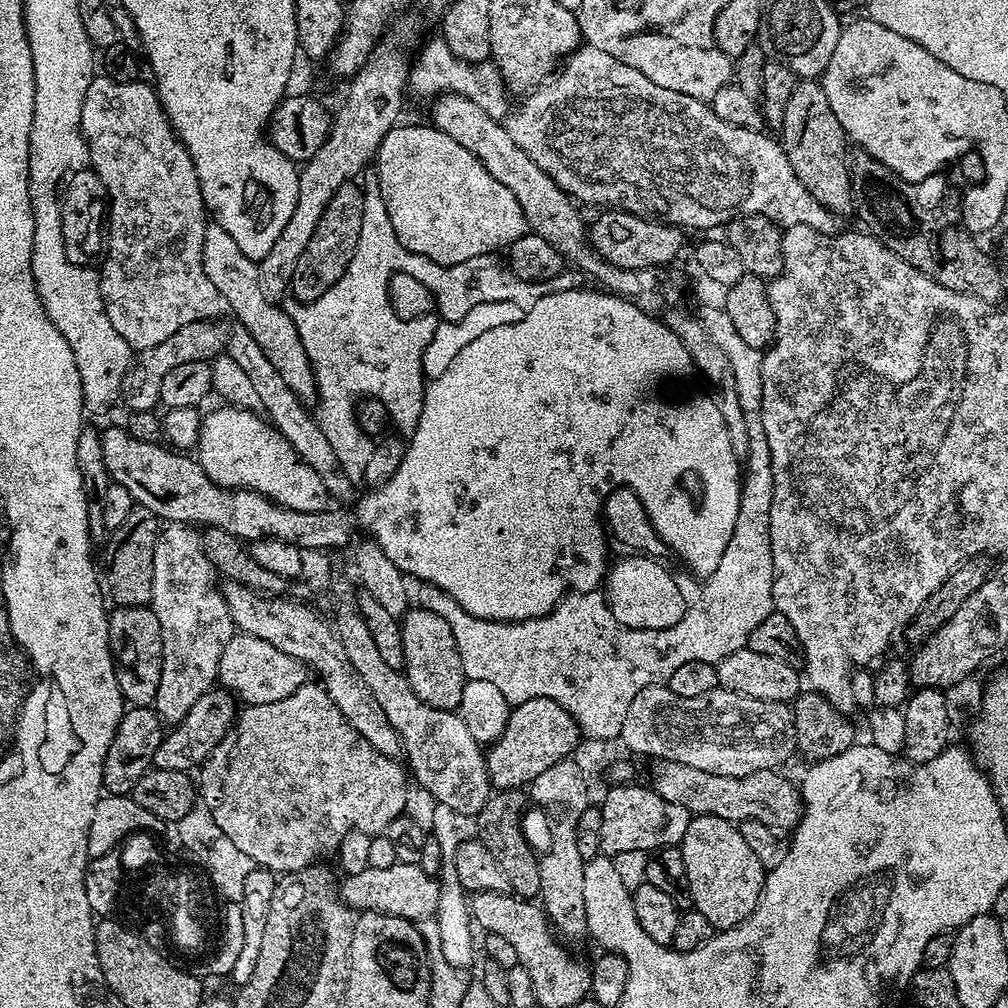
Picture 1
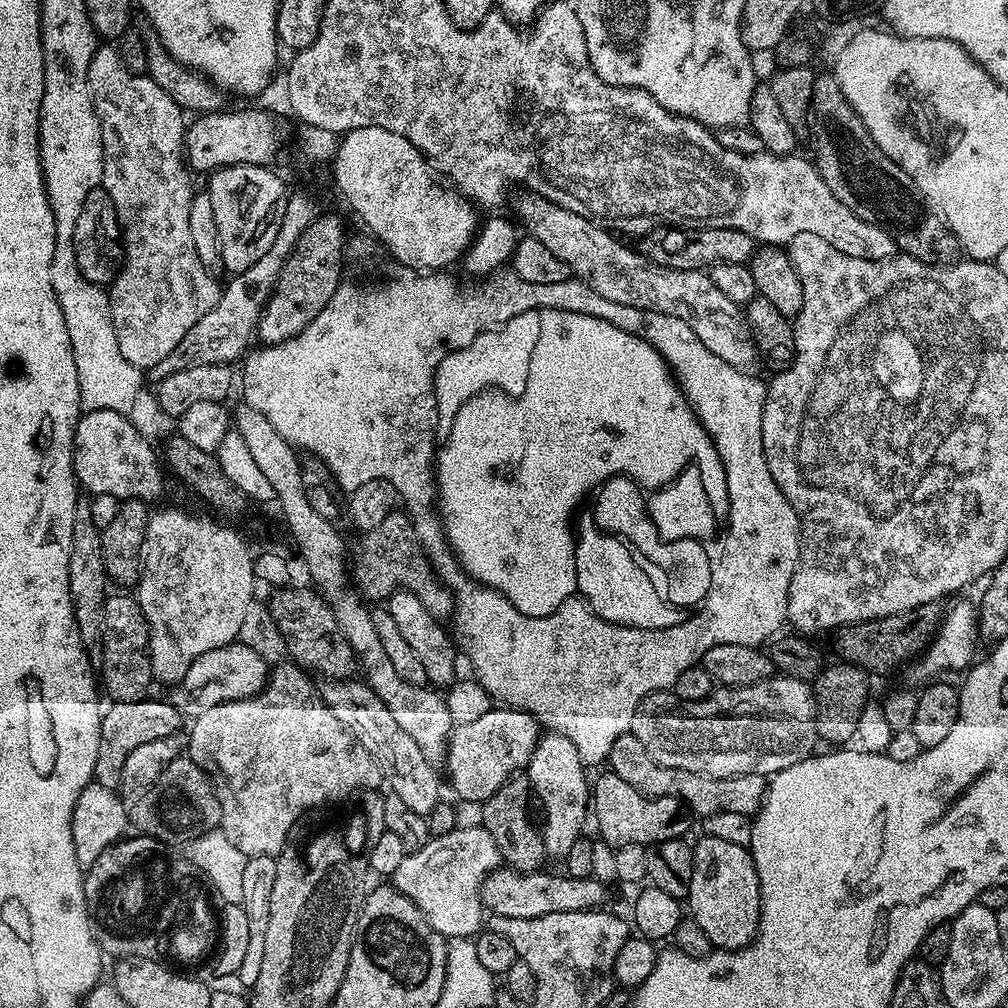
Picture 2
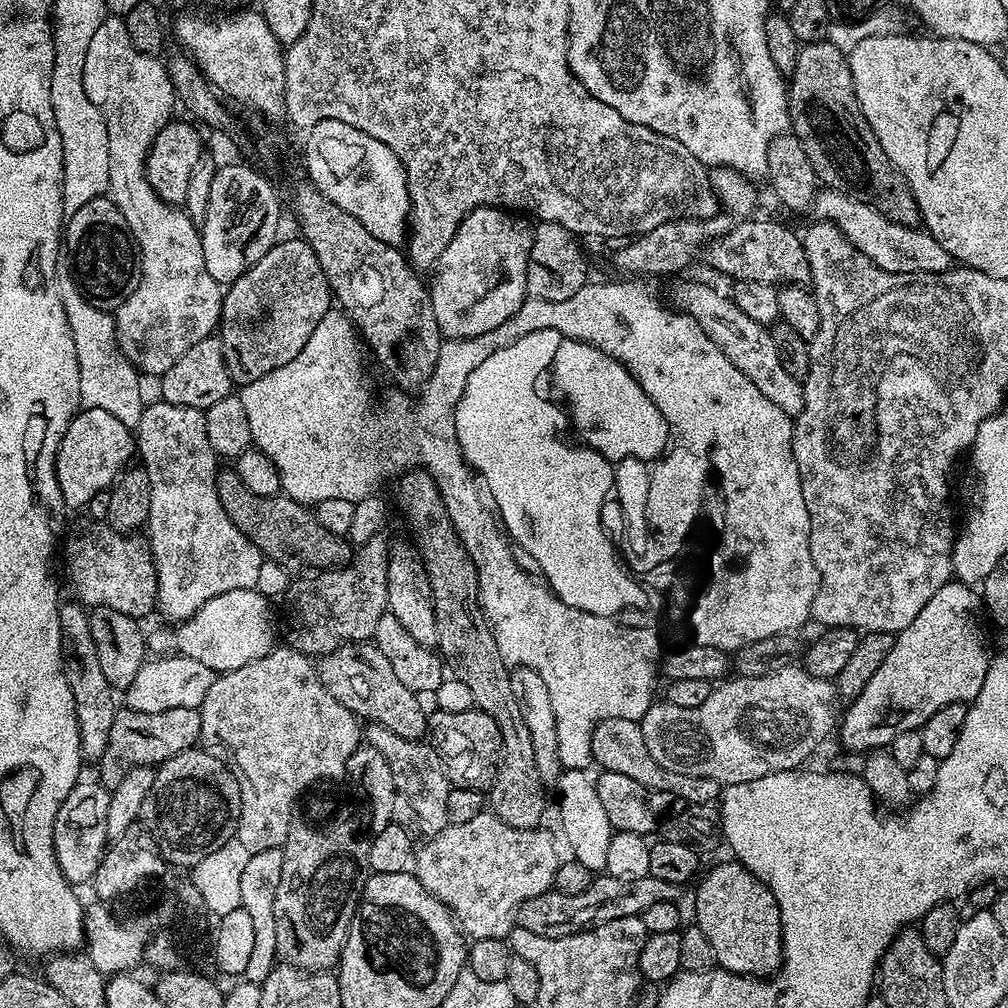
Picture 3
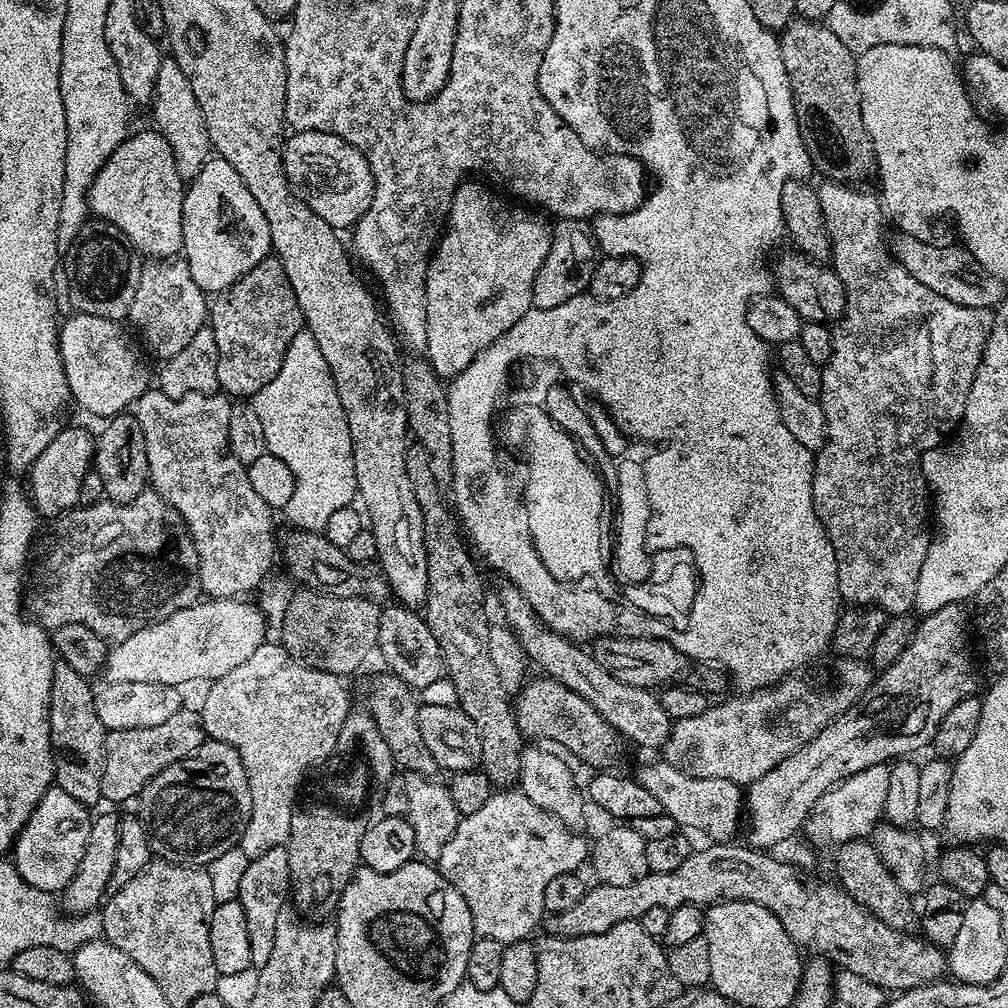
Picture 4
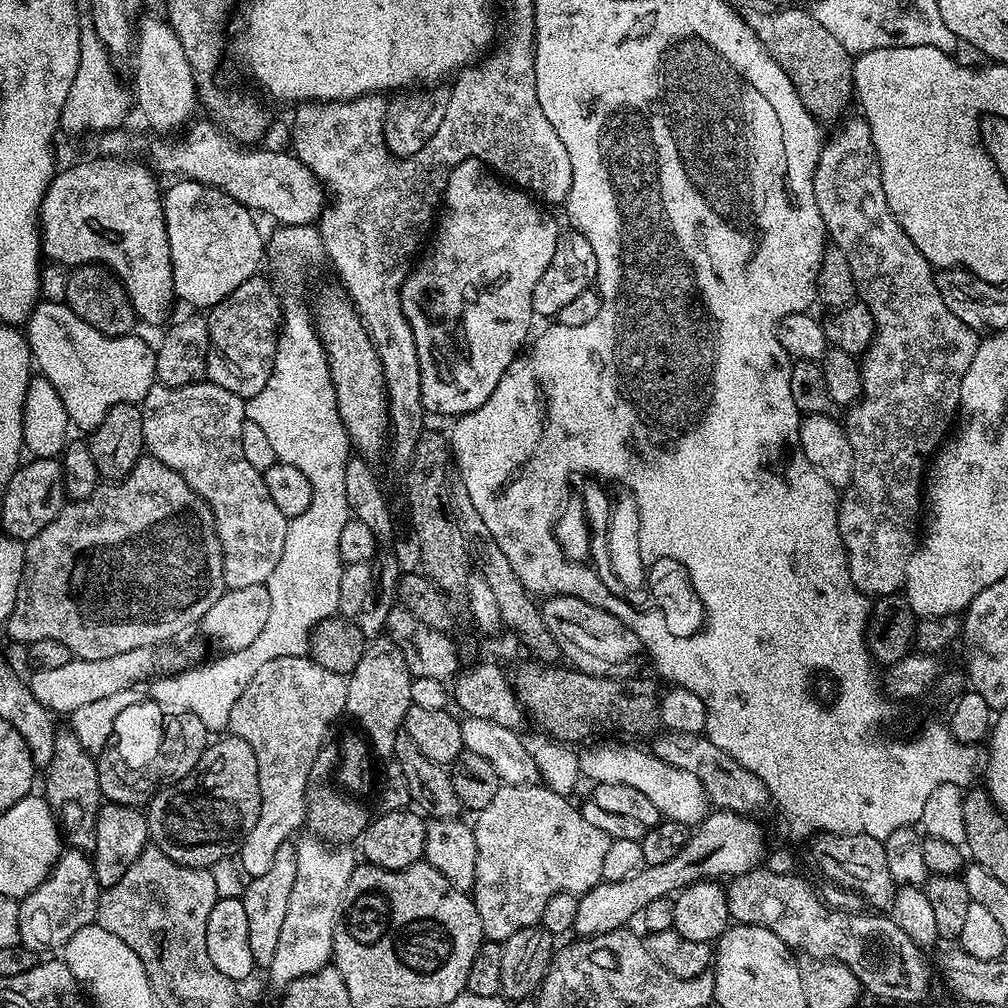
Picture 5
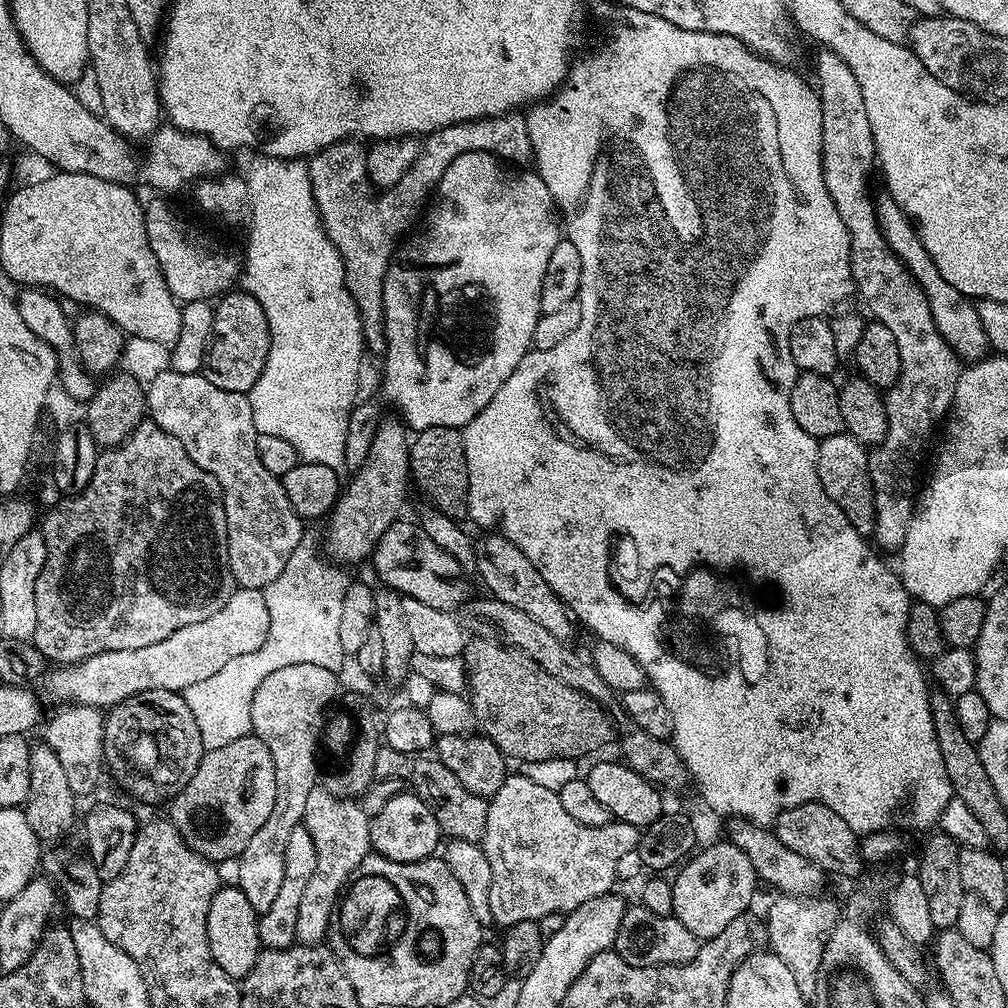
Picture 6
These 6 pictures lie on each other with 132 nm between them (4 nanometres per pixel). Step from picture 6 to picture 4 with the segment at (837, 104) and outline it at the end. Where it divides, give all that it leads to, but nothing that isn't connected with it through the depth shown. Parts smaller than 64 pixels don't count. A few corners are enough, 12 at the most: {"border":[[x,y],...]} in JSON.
{"border":[[819,185],[844,287],[815,516],[848,606],[913,611],[920,455],[964,418],[993,313]]}

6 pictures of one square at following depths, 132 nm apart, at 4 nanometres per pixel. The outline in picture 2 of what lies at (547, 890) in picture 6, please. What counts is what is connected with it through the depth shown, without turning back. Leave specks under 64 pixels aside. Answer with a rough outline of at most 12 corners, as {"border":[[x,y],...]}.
{"border":[[458,826],[390,877],[446,938],[472,938],[480,883],[502,864],[486,829]]}

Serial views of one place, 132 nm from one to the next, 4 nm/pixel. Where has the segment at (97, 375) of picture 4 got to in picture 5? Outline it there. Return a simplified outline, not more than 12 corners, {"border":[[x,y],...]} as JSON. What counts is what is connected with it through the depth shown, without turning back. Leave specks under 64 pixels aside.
{"border":[[62,300],[24,330],[39,373],[85,432],[141,403],[156,351],[104,335]]}

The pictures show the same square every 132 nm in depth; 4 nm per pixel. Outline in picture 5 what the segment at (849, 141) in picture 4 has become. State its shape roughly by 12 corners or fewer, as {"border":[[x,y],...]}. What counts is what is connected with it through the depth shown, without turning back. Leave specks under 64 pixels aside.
{"border":[[807,7],[746,19],[807,115],[836,122],[854,100],[853,57]]}

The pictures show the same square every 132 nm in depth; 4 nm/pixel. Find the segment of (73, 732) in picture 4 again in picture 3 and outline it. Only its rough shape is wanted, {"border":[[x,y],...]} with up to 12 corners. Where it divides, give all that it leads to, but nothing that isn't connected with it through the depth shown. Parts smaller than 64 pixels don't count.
{"border":[[60,606],[80,755],[96,762],[118,711],[89,609]]}

